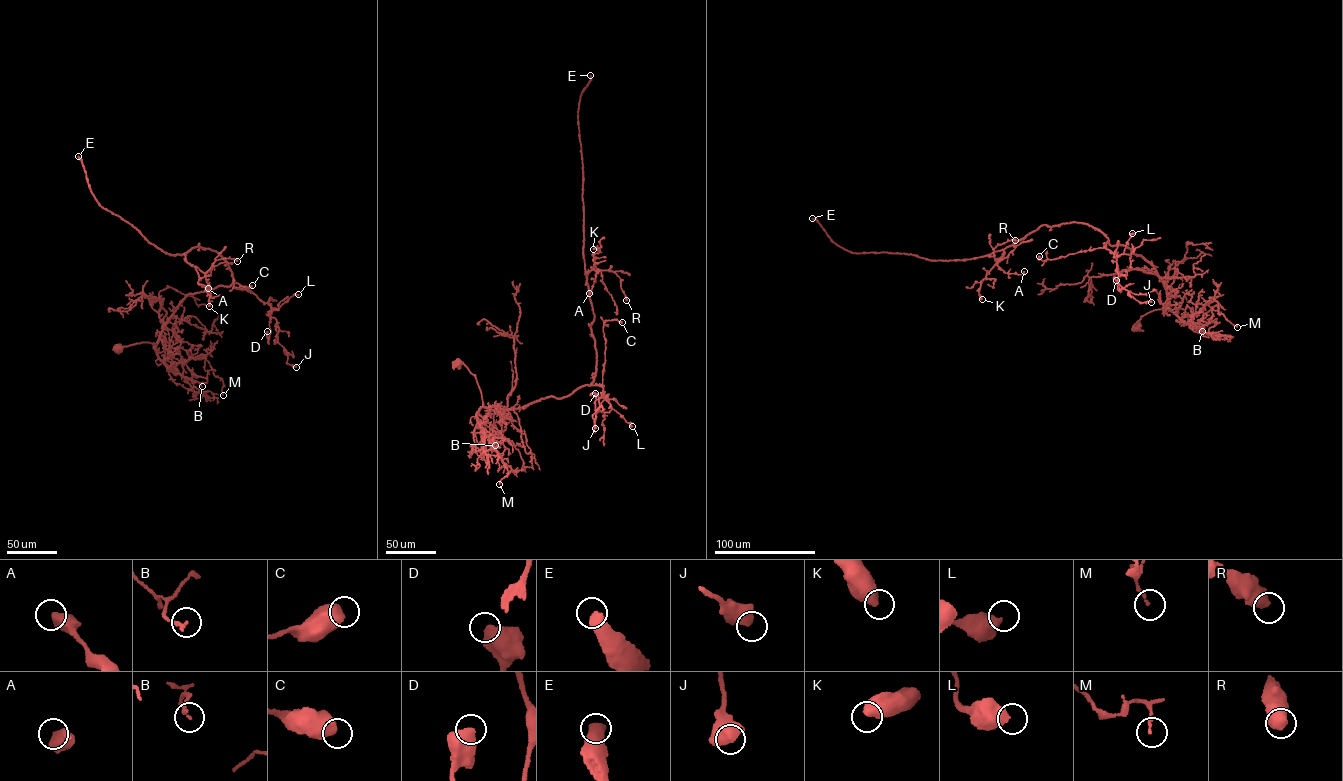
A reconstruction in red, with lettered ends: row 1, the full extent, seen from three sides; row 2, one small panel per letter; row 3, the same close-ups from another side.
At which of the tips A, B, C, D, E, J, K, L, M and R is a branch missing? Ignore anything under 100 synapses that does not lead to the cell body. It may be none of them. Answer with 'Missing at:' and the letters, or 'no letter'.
Missing at: E

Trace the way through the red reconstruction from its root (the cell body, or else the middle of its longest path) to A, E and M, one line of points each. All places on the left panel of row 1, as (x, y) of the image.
A: (119, 348), (155, 344), (186, 295), (230, 286), (226, 262), (198, 243), (185, 261), (208, 288)
E: (119, 348), (155, 344), (186, 295), (233, 279), (215, 251), (198, 243), (168, 253), (99, 205), (78, 156)
M: (119, 348), (155, 344), (159, 358), (171, 368), (191, 358), (204, 358), (214, 375), (221, 378), (223, 395)

